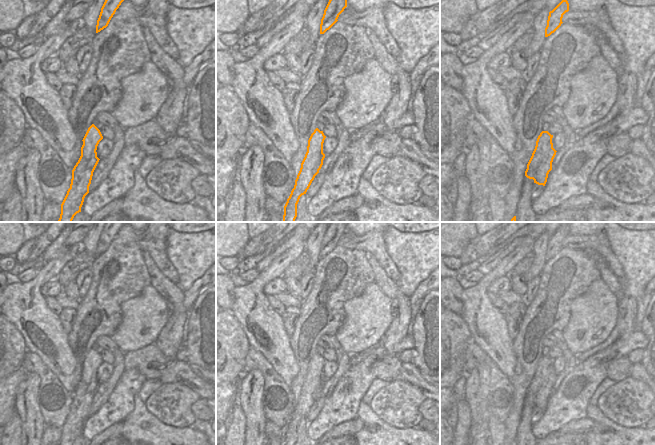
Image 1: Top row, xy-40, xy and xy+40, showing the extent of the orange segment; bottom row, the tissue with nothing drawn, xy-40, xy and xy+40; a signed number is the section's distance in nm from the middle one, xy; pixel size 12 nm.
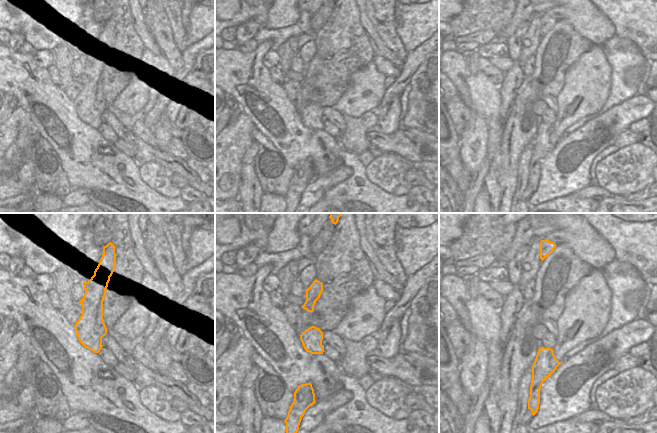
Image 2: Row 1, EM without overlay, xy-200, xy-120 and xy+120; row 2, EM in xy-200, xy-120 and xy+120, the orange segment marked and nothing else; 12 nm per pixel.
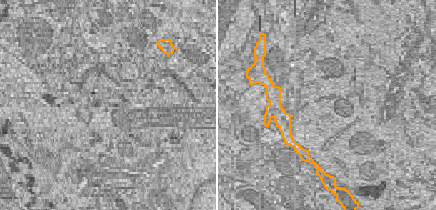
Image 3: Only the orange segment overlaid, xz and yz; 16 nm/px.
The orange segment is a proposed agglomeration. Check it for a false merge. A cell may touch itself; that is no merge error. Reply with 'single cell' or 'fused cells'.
fused cells

